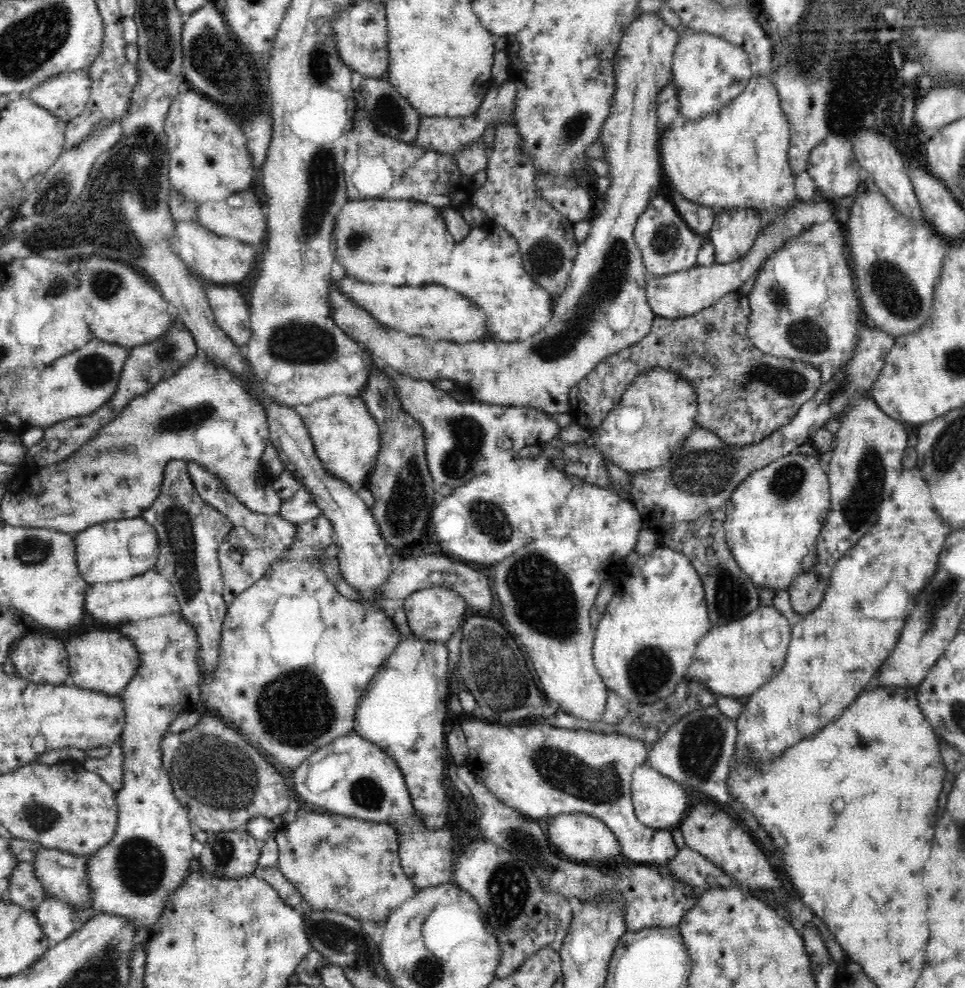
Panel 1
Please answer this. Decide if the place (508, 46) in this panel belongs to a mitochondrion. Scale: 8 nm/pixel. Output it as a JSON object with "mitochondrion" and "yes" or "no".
{"mitochondrion":"no"}

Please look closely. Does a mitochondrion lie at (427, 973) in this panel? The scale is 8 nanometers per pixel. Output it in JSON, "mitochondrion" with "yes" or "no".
{"mitochondrion":"yes"}

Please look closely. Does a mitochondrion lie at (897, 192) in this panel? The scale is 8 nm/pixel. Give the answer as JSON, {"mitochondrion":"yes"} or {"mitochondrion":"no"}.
{"mitochondrion":"no"}

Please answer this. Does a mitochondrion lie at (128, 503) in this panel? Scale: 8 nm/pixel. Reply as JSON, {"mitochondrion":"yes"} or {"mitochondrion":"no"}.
{"mitochondrion":"no"}

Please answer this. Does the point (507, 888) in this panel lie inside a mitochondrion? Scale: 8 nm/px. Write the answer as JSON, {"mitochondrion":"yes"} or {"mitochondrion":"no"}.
{"mitochondrion":"yes"}

